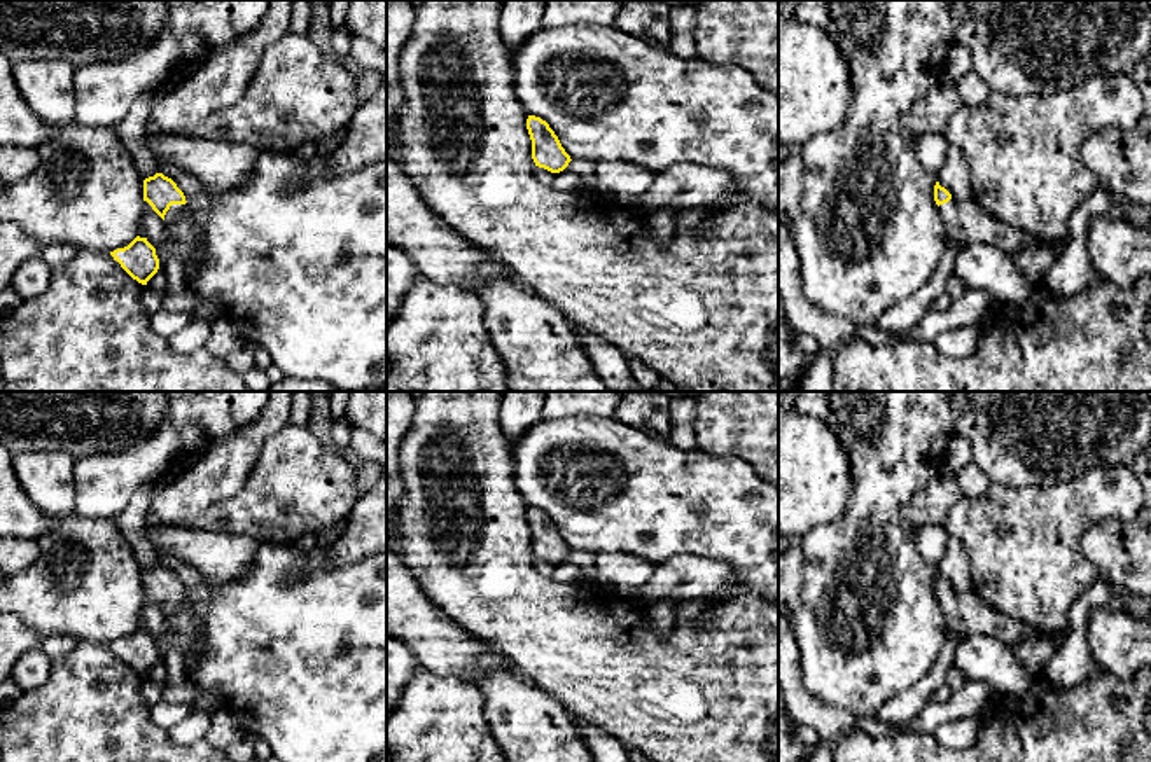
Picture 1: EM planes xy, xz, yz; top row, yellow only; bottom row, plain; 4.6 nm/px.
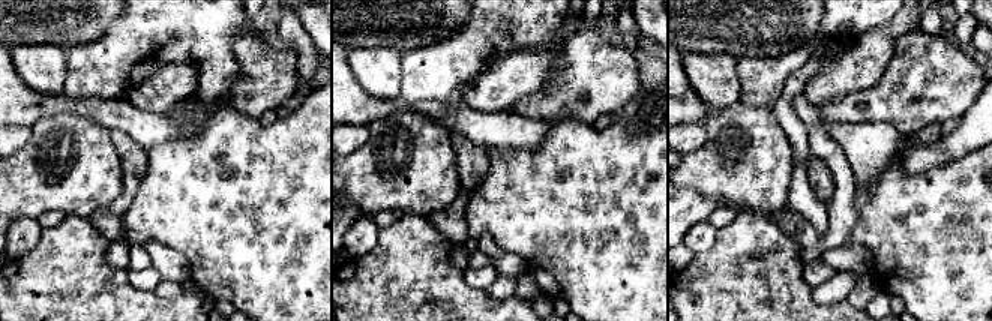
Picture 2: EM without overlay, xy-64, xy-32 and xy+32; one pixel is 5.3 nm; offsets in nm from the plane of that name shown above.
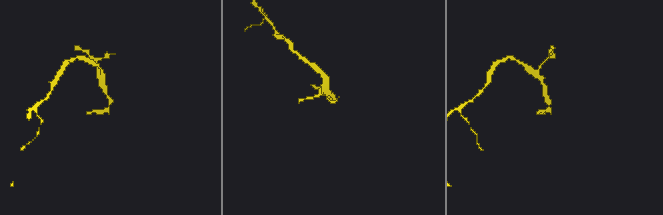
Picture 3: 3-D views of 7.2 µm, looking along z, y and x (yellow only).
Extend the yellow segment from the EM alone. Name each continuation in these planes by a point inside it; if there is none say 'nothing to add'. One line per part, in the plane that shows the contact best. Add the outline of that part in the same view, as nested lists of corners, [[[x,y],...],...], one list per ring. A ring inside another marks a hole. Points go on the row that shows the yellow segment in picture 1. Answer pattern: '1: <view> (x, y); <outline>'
1: xy (175, 210); [[[171,204],[170,210],[164,215],[164,222],[173,224],[180,217],[184,208],[185,208],[185,204]]]

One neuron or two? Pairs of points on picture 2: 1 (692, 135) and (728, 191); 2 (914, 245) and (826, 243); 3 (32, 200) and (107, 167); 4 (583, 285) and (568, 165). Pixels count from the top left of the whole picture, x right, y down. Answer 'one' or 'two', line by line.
1: two
2: two
3: one
4: one

